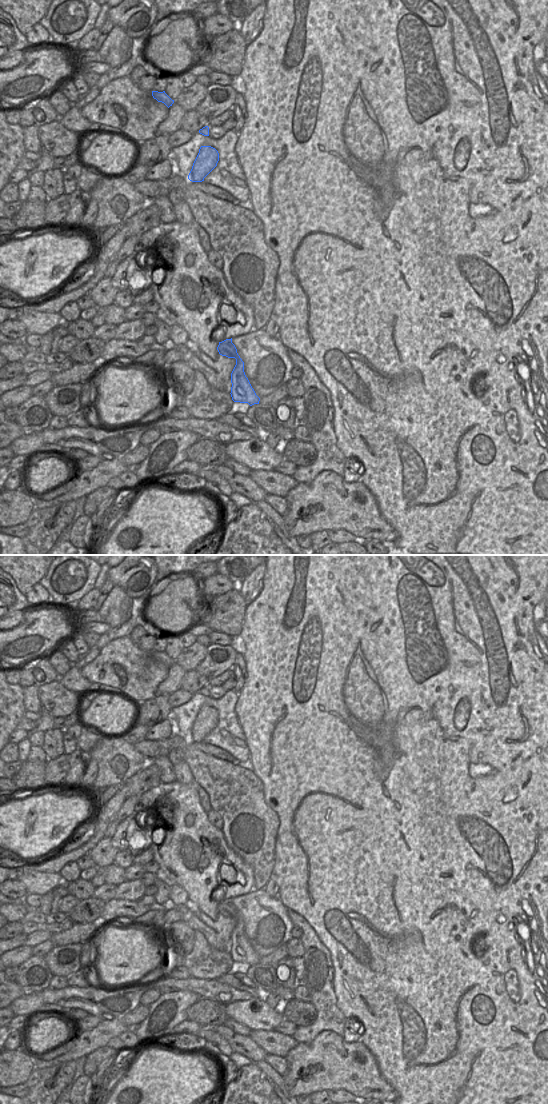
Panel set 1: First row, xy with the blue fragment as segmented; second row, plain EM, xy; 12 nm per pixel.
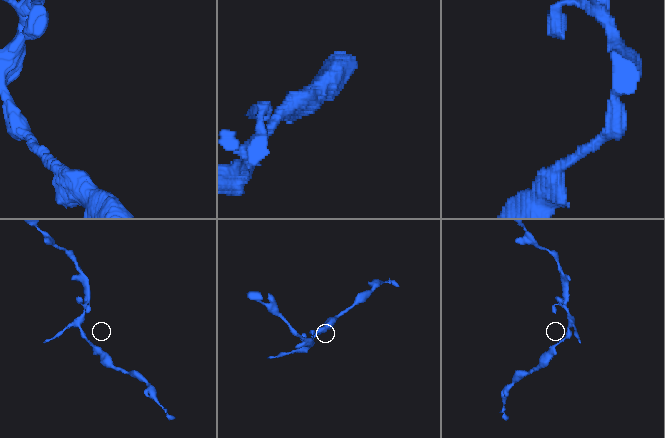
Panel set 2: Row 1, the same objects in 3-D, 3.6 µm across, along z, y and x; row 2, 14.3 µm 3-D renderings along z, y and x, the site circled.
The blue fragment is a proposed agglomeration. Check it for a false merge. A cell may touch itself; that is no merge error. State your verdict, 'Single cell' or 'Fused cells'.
Single cell

